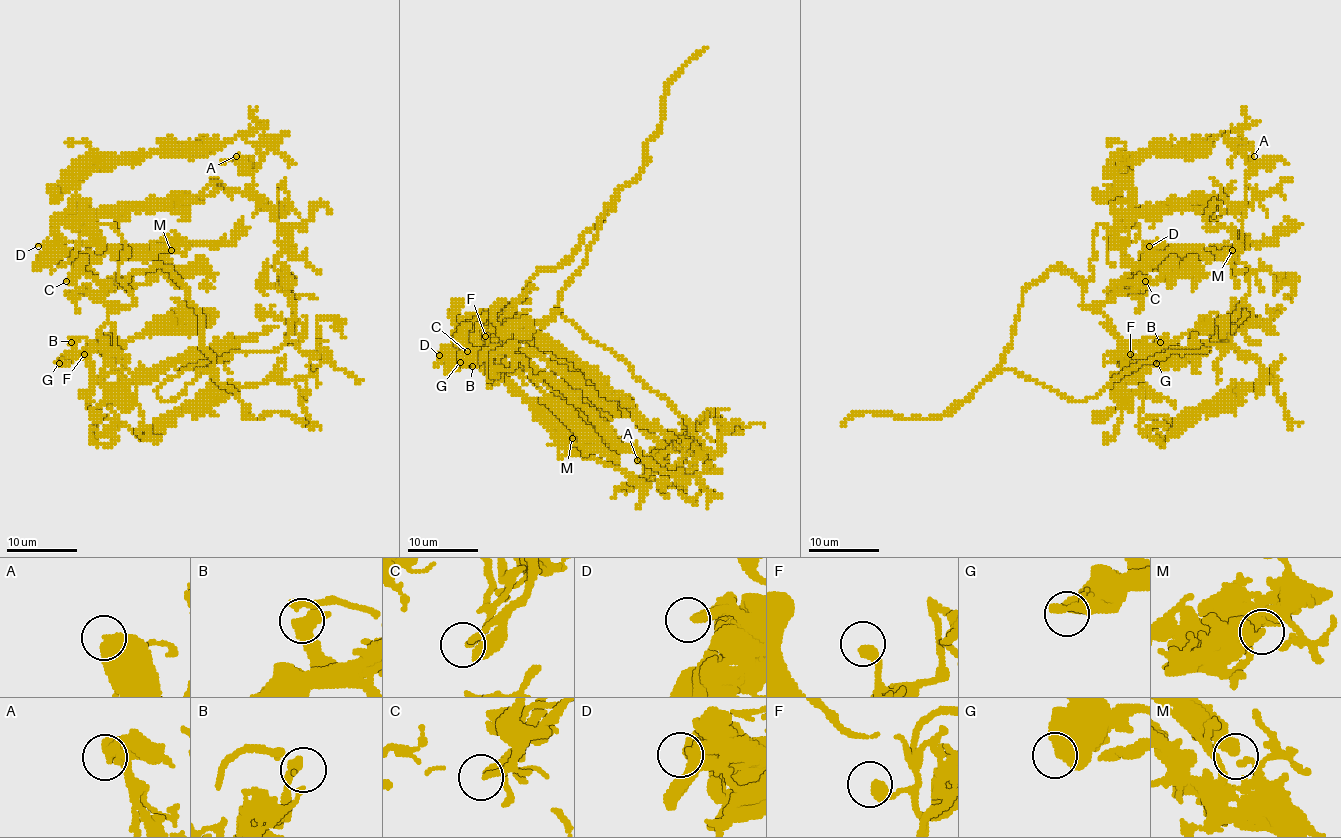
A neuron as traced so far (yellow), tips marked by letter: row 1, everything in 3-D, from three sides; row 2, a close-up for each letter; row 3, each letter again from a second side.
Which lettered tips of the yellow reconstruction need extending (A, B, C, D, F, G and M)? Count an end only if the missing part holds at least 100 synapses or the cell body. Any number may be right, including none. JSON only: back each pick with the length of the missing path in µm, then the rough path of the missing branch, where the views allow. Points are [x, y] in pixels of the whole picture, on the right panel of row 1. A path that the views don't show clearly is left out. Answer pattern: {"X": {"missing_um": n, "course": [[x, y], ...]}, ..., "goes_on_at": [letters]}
{"B": {"missing_um": 40, "course": [[1160, 342], [1156, 338], [1177, 335], [1170, 326], [1188, 303], [1223, 290], [1259, 290], [1270, 281], [1294, 280]]}, "goes_on_at": ["B"]}

